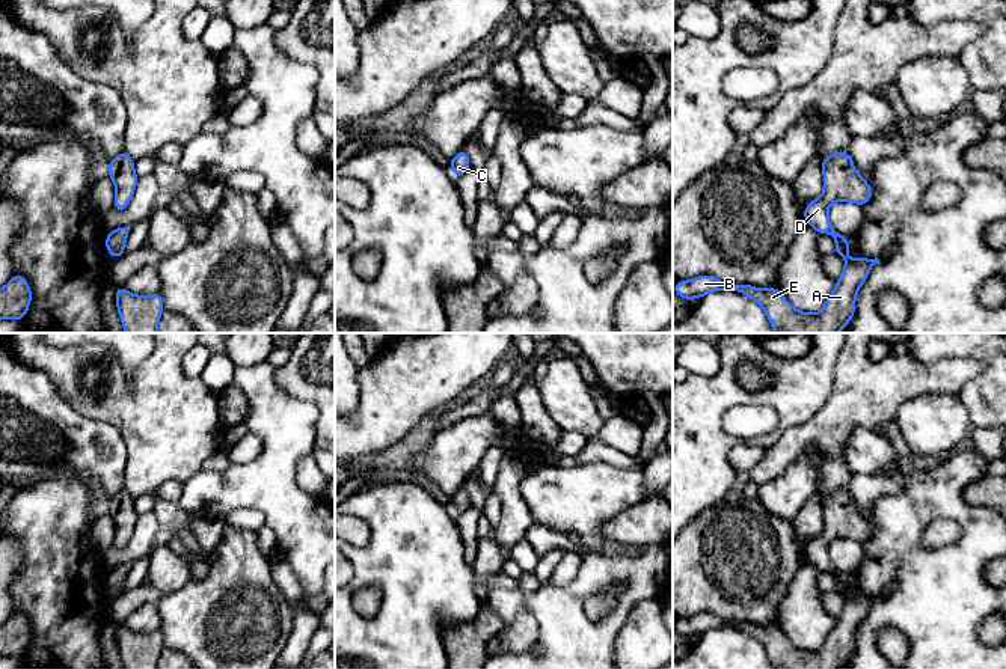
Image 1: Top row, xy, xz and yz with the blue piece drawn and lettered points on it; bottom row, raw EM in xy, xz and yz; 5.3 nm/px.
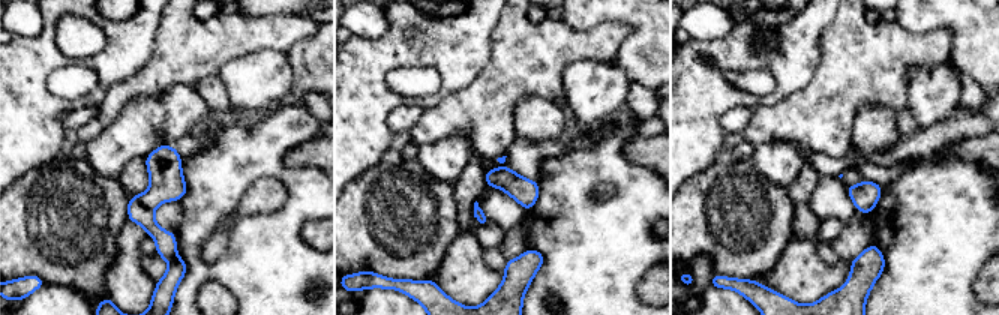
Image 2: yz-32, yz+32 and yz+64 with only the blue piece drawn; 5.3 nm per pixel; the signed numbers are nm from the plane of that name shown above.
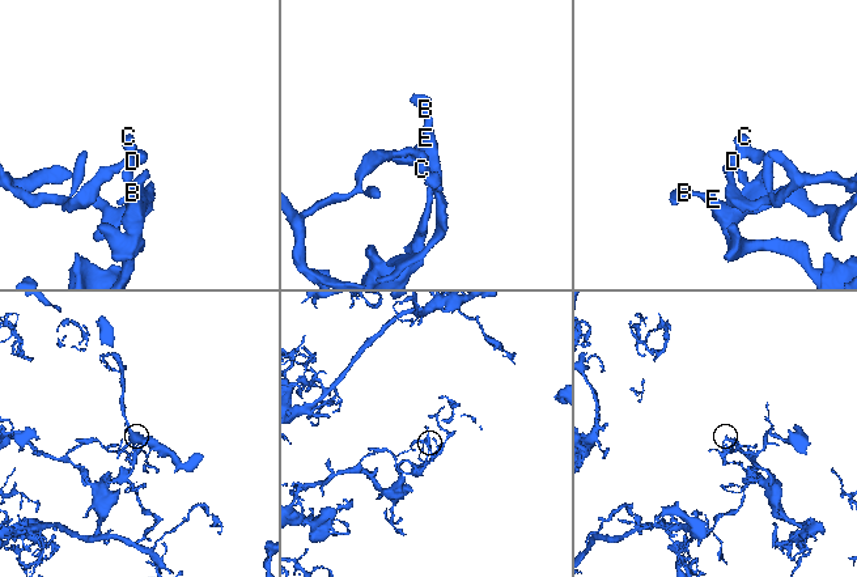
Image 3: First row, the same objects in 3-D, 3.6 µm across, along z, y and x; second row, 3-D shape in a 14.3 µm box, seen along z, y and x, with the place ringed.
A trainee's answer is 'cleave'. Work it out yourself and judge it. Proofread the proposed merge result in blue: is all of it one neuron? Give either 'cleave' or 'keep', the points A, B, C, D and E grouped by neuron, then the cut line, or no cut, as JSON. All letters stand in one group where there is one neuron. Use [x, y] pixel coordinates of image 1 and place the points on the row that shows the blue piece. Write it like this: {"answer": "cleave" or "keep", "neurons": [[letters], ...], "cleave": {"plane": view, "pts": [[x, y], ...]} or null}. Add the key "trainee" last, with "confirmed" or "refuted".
{"answer": "keep", "neurons": [["A", "B", "C", "D", "E"]], "cleave": null, "trainee": "refuted"}

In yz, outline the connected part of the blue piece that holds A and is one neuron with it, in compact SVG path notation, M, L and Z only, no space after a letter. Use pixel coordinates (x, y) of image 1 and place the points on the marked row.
M837 151L824 157L822 172L824 193L804 208L802 215L817 234L836 238L834 253L845 259L845 270L820 312L805 313L796 310L778 288L759 289L751 285L727 285L709 274L674 282L673 291L686 301L703 298L712 291L731 289L742 292L763 307L775 333L837 333L846 328L855 313L855 298L860 286L866 282L870 268L881 262L878 258L846 258L849 238L834 231L828 220L828 208L837 200L863 206L872 200L872 188L855 170L848 151Z

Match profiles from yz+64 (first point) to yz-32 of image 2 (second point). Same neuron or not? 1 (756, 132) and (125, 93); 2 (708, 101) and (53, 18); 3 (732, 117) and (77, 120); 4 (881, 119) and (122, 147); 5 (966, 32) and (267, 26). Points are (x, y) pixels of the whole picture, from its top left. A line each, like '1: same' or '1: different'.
1: same
2: same
3: same
4: same
5: different

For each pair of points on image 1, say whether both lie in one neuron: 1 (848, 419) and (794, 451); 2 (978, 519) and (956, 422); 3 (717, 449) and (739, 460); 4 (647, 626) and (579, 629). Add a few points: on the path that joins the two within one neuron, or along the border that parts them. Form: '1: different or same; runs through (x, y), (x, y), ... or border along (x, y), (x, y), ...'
1: same; runs through (834, 422), (824, 433), (807, 437)
2: different; border along (959, 445), (938, 460)
3: different; border along (763, 448), (739, 443), (727, 460)
4: different; border along (646, 600), (631, 612), (619, 633), (614, 653)

